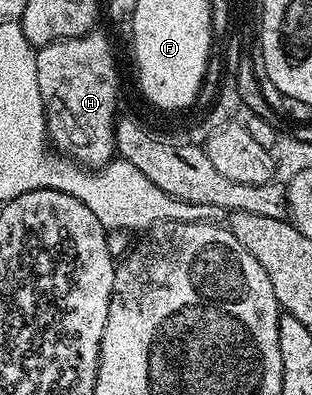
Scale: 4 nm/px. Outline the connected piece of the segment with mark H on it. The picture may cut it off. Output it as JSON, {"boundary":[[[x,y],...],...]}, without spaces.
{"boundary":[[[92,30],[77,38],[55,40],[42,45],[36,51],[37,86],[41,90],[43,109],[47,115],[47,135],[54,151],[70,156],[77,164],[98,170],[116,155],[115,150],[115,99],[119,96],[119,72],[115,69],[115,52],[111,44],[99,33]]]}

